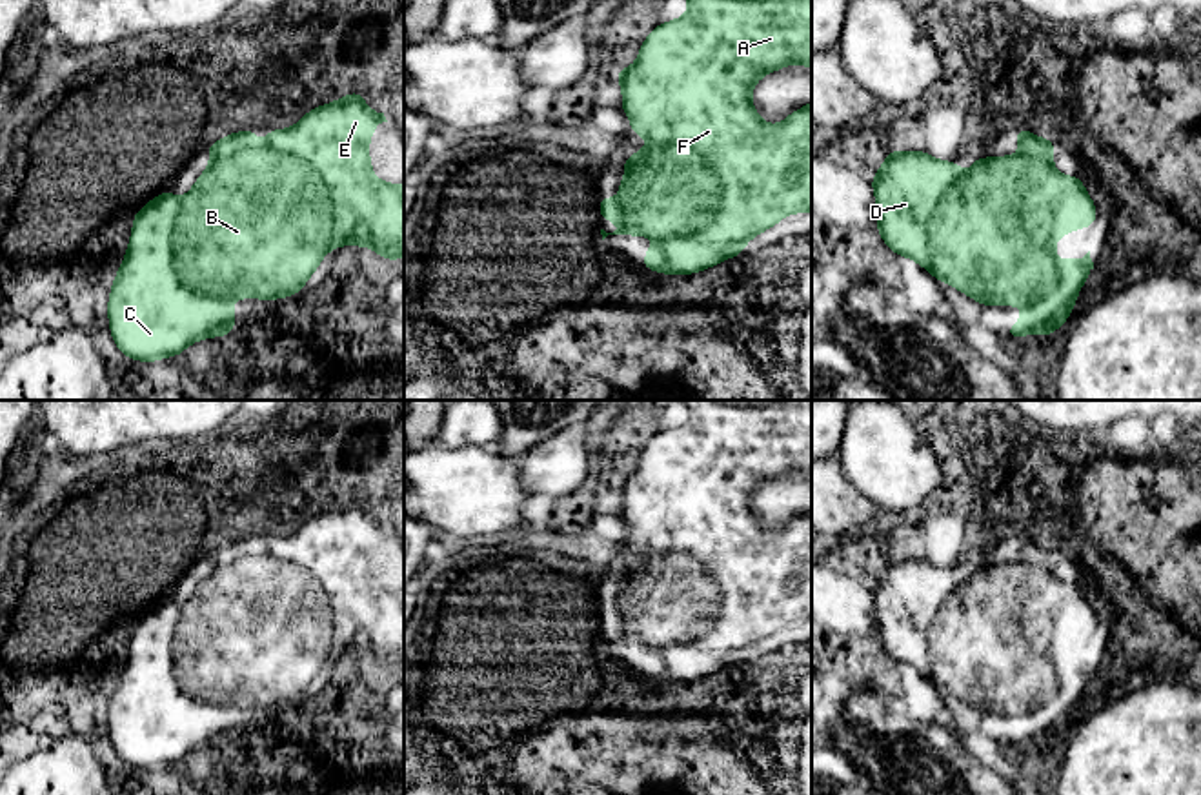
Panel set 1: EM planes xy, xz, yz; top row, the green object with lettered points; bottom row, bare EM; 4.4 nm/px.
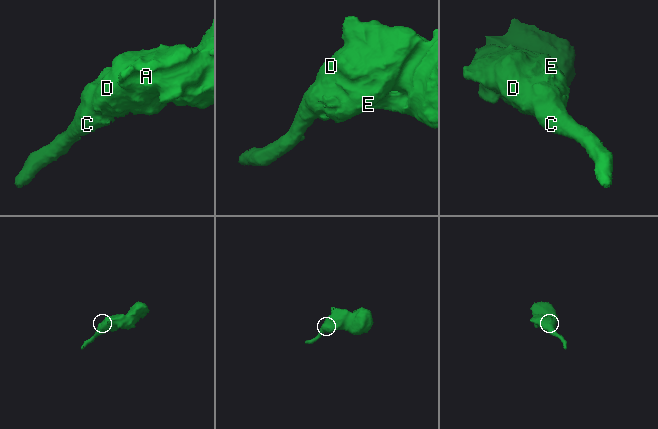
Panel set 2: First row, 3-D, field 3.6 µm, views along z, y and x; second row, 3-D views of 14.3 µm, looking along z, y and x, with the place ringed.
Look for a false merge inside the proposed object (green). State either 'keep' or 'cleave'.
keep

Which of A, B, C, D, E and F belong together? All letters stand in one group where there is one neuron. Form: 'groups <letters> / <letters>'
groups A B C D E F

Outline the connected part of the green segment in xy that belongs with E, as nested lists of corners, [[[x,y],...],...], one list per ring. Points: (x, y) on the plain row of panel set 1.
[[[357,497],[340,508],[308,518],[289,537],[269,537],[266,540],[267,549],[264,553],[257,548],[255,537],[229,540],[227,544],[209,551],[206,560],[209,560],[213,568],[206,573],[204,580],[197,586],[182,608],[166,597],[153,608],[146,609],[146,613],[133,624],[133,639],[129,644],[127,660],[116,679],[107,709],[109,739],[118,759],[131,768],[151,771],[160,766],[180,764],[182,759],[193,750],[211,744],[224,746],[237,737],[235,715],[229,709],[231,706],[278,708],[289,702],[297,702],[304,699],[308,686],[318,677],[326,660],[340,653],[368,653],[380,666],[404,666],[404,591],[388,591],[377,586],[371,579],[369,546],[373,544],[373,537],[382,529],[388,529],[384,520],[377,520],[368,515],[360,498]]]

